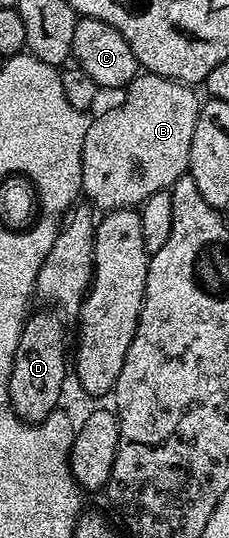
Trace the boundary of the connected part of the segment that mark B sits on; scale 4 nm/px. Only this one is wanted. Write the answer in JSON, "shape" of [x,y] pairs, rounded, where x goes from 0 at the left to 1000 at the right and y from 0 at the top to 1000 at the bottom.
{"shape":[[[616,136],[563,156],[541,171],[546,186],[515,199],[450,208],[428,221],[393,227],[362,262],[354,351],[367,368],[389,368],[384,375],[410,387],[441,385],[445,394],[594,387],[629,370],[659,366],[659,359],[751,349],[760,336],[821,320],[852,225],[882,193],[843,169],[856,167],[821,154],[777,154],[707,139]]]}

